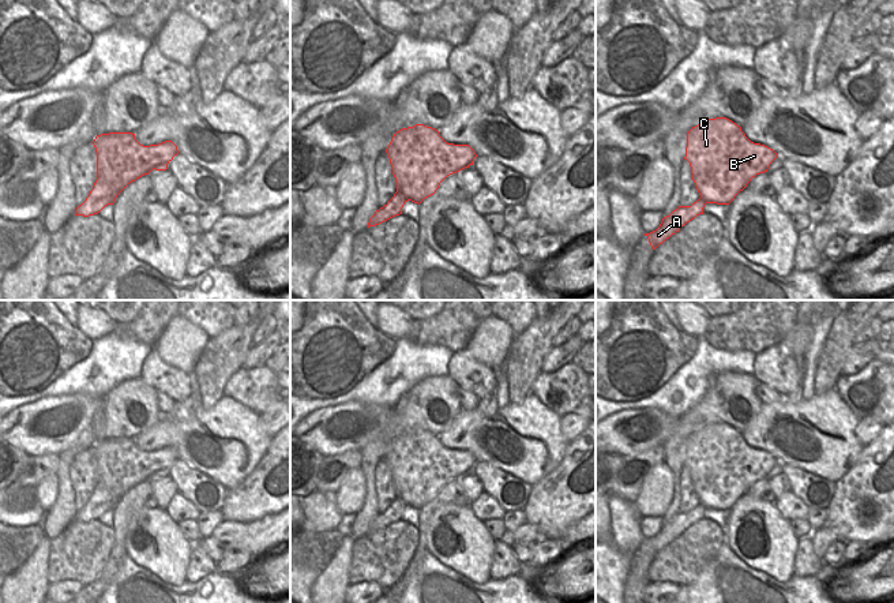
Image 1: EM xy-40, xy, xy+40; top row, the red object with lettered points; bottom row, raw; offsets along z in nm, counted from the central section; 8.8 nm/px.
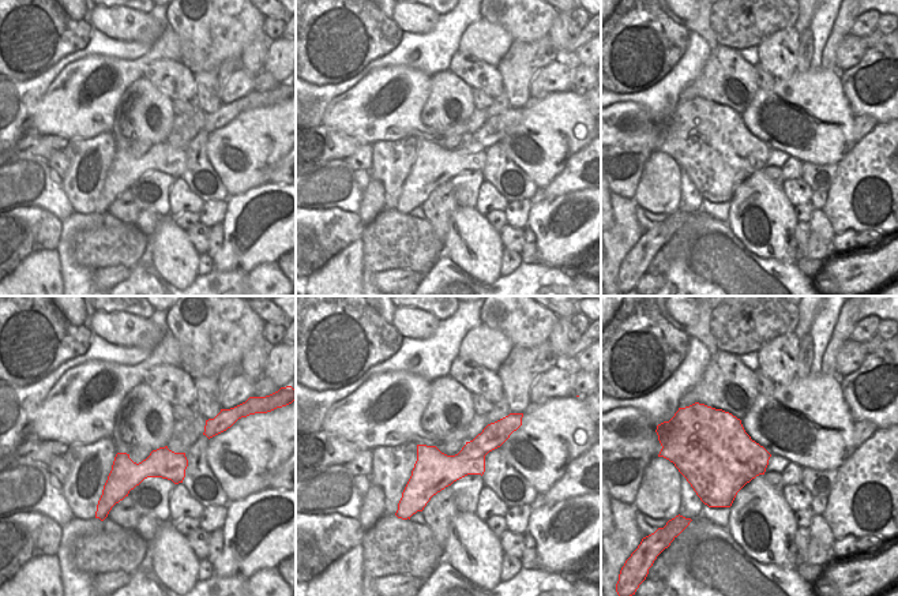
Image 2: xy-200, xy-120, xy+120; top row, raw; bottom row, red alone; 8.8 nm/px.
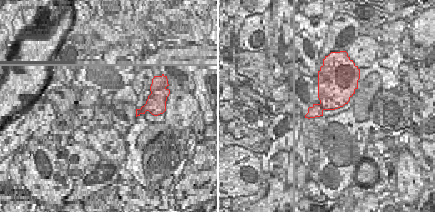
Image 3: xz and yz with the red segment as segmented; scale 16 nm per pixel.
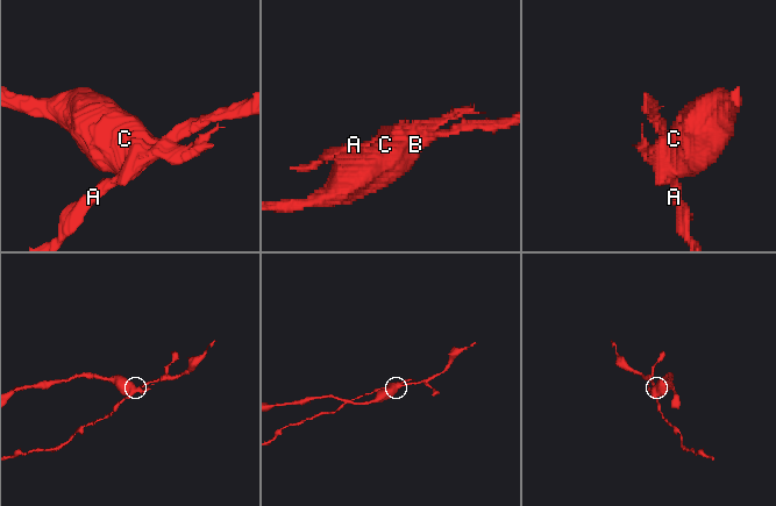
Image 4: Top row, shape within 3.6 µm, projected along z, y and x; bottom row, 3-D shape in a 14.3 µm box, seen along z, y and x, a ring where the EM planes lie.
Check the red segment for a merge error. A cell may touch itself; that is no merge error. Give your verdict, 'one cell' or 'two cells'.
two cells

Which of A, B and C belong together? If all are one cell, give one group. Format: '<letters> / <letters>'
A / B C

